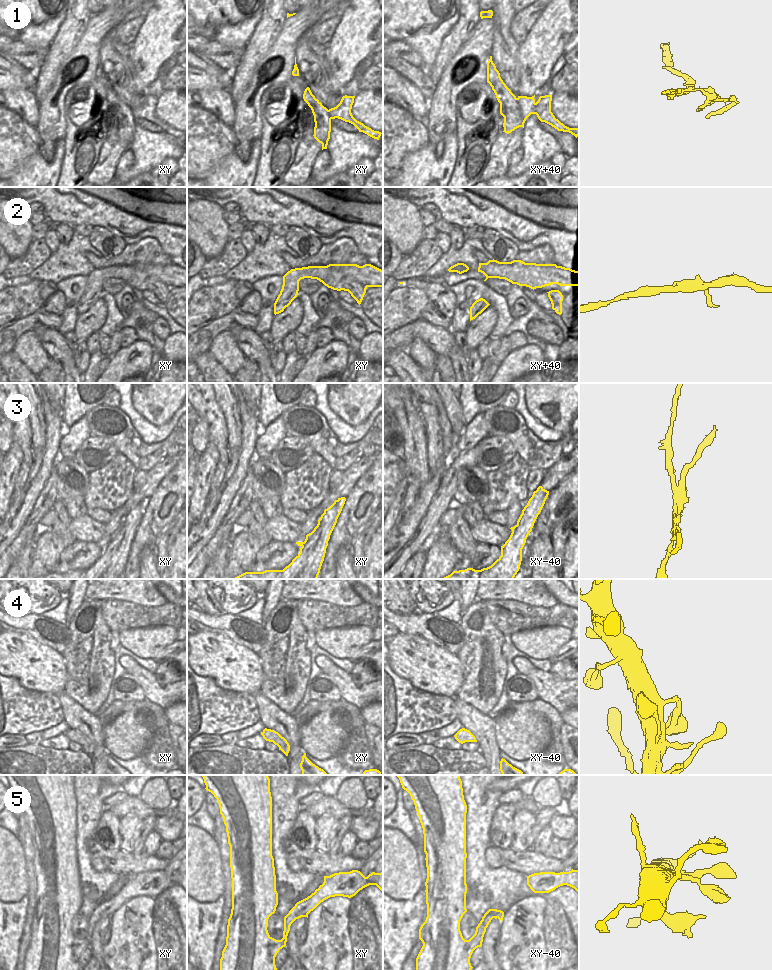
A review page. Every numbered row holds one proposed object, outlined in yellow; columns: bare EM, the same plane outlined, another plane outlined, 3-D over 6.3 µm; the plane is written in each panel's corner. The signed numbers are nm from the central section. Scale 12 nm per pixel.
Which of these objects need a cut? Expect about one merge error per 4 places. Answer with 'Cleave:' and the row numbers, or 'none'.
Cleave: 1, 3

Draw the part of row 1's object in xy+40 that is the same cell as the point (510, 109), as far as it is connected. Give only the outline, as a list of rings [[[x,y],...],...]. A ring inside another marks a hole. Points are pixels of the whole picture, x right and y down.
[[[492,56],[487,62],[487,82],[500,103],[500,114],[504,117],[503,132],[509,134],[519,127],[524,128],[526,119],[523,117],[520,103],[501,79],[500,73],[492,61]]]

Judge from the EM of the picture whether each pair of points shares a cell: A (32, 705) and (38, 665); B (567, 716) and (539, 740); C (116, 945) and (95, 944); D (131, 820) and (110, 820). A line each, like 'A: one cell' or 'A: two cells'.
A: two cells
B: two cells
C: two cells
D: two cells

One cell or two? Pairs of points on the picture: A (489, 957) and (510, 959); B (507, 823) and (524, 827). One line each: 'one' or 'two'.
A: two
B: two

